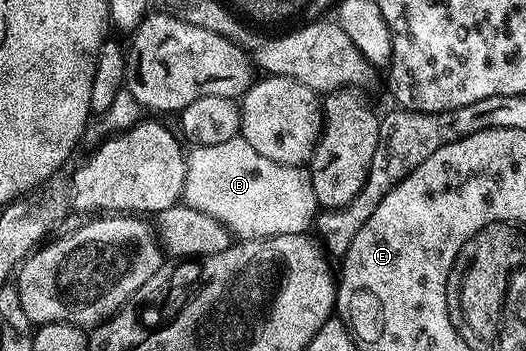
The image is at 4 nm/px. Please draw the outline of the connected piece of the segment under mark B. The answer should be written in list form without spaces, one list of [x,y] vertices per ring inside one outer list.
[[[242,137],[222,141],[222,145],[192,147],[186,162],[183,202],[222,221],[241,240],[303,235],[313,226],[318,204],[311,174],[304,167],[270,161]]]

